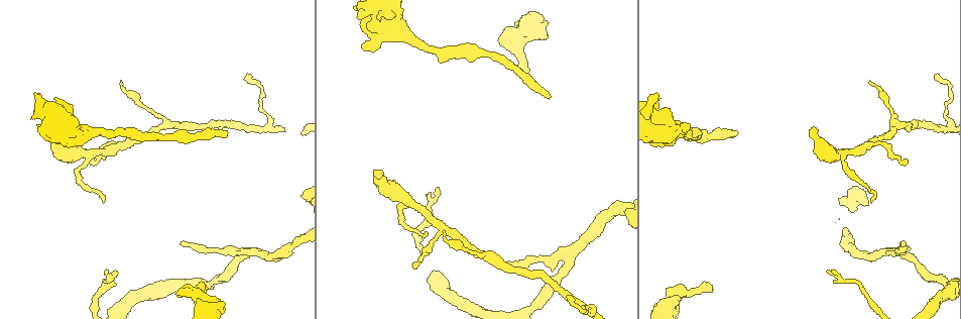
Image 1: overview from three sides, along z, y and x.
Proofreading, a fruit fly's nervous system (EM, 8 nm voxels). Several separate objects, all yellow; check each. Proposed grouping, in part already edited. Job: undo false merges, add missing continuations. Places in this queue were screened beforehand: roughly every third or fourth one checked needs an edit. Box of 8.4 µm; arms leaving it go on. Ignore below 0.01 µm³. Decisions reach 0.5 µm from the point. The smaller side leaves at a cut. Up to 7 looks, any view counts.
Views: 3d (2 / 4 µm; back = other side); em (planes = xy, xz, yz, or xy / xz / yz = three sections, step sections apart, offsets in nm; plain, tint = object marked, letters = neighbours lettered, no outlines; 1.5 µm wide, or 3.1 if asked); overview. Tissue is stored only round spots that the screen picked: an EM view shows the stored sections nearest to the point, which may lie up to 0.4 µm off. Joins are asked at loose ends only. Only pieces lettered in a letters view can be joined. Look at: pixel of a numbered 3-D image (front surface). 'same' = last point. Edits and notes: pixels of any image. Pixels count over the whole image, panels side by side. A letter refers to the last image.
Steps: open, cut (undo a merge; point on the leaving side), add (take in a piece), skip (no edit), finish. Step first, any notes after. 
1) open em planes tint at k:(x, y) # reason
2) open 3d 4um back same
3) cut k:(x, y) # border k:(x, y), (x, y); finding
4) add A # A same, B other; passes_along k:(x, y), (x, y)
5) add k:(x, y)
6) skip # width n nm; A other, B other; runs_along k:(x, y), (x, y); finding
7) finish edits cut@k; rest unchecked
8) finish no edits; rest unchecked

open 3d 4um at 1:(363, 44) # an open end

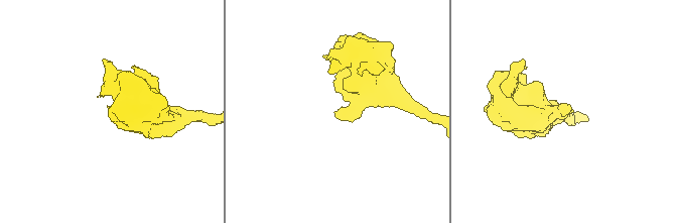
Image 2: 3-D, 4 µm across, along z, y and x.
open em planes letters at 2:(562, 107) # shape alone is not enough

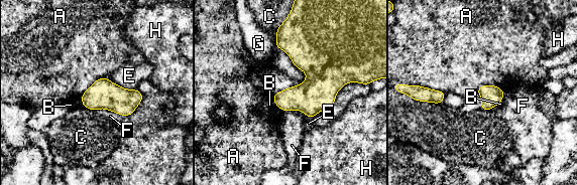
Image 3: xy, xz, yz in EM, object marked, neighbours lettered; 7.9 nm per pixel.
skip # A other, B other, C other, E other, F other, G other, H other; border 3:(105, 77), (124, 87), (136, 89); none of them fits

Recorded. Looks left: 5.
open em planes letters at 1:(709, 289) # an open end

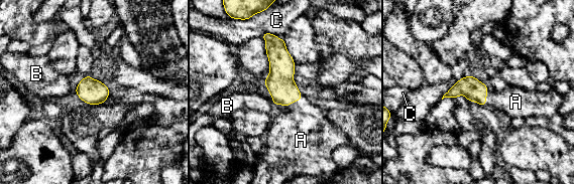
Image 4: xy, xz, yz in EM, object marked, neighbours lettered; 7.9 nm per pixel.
add A # width 180 nm; A same, B other, C other; passes_along 4:(282, 88), (295, 101), (303, 131); the neuron continues

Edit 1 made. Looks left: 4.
open em xy step 4 letters at 1:(828, 271) # tapers out

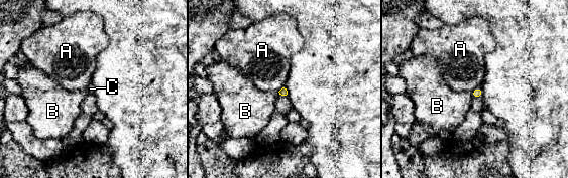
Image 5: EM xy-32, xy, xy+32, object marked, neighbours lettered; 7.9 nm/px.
open em planes letters same # cut it another way

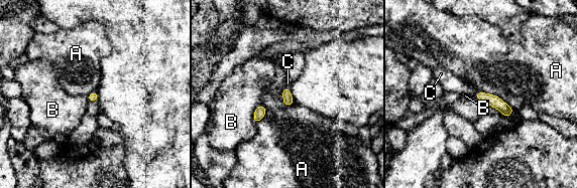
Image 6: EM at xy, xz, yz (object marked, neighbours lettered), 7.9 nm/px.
add C # width 80 nm; A other, B other, C same; it goes on there

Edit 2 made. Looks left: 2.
finish edits add@4, add@6; rest unchecked

